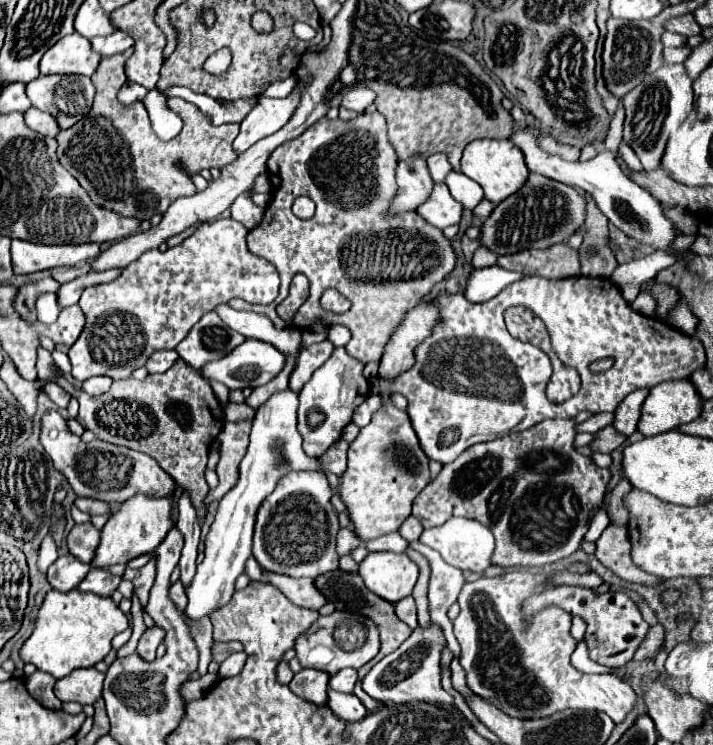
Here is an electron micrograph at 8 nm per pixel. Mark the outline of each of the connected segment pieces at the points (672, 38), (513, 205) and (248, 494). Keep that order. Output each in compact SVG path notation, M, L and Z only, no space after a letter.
M665 31L661 41L663 41L665 47L681 47L681 45L685 45L685 37L679 35L679 33L671 33L671 31Z
M531 173L521 191L501 201L481 229L481 243L497 255L511 255L525 249L545 249L567 241L585 221L585 199L569 185Z
M291 389L275 393L261 405L253 419L251 443L247 455L239 465L239 479L233 489L219 501L219 509L211 529L205 537L205 559L197 565L193 581L185 587L187 607L185 615L193 621L209 617L219 607L227 605L235 593L235 581L245 573L245 563L253 555L251 539L257 519L257 509L273 493L279 479L289 471L321 471L321 463L309 457L301 447L301 435L297 431L297 395Z

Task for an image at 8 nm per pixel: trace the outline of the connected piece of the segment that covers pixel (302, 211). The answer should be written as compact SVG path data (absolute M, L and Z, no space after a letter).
M307 196L298 197L293 203L292 211L301 219L310 219L315 213L315 203Z

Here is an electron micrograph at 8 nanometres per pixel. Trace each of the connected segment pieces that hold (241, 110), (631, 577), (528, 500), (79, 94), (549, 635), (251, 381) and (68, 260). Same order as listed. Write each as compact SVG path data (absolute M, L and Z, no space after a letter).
M173 87L165 91L165 97L181 97L189 103L195 103L203 115L207 115L213 125L223 125L223 123L241 123L245 113L249 113L249 109L253 109L253 105L257 103L257 99L237 99L237 101L215 101L207 95L197 95L191 89L185 87Z
M609 524L603 531L603 535L597 541L595 557L611 569L615 575L619 575L623 581L629 583L641 583L645 587L657 587L663 579L657 575L647 575L643 569L639 569L631 559L631 543L627 527Z
M547 419L527 431L507 433L493 441L465 449L465 453L461 453L457 461L443 465L437 479L417 495L417 499L413 501L413 515L425 529L443 525L451 517L467 517L479 521L495 535L493 563L501 567L543 567L547 563L569 557L579 549L597 509L603 507L605 489L611 481L611 471L597 467L591 457L585 457L575 449L575 427L575 419Z
M41 75L27 83L33 107L53 113L61 129L75 125L93 105L95 87L83 75Z
M513 571L499 577L479 577L473 583L465 583L457 603L461 607L459 617L453 621L455 637L461 645L461 667L467 673L467 687L473 693L485 697L489 703L497 705L511 717L519 719L541 719L565 709L593 709L607 713L615 723L621 723L625 715L635 705L635 691L615 675L585 675L571 667L569 657L575 649L575 639L571 637L571 617L561 613L561 609L543 609L531 621L529 627L521 621L521 601L525 597L545 589L543 581L547 575L533 575L527 571Z
M247 339L221 361L211 361L209 365L205 365L203 375L209 379L215 379L215 381L221 381L229 389L245 389L245 387L255 389L255 387L269 383L273 377L277 377L277 373L281 373L283 367L285 367L285 355L279 349L275 349L271 343L259 341L259 339Z
M13 239L11 243L15 275L27 275L43 269L61 267L61 265L77 265L81 261L95 259L99 253L101 253L99 243L39 245L39 243L27 243L21 239Z

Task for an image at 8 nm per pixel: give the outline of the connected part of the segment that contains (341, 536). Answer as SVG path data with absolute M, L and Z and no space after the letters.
M341 529L337 533L337 553L339 555L349 555L359 545L361 545L361 539L355 537L355 531L353 529Z

